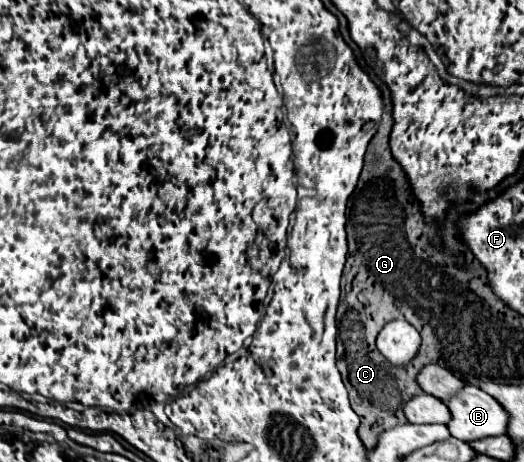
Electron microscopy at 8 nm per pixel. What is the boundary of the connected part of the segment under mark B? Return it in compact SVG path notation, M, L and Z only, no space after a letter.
M476 385L458 391L448 403L452 421L450 433L462 441L476 441L484 437L508 433L508 413L502 405Z

